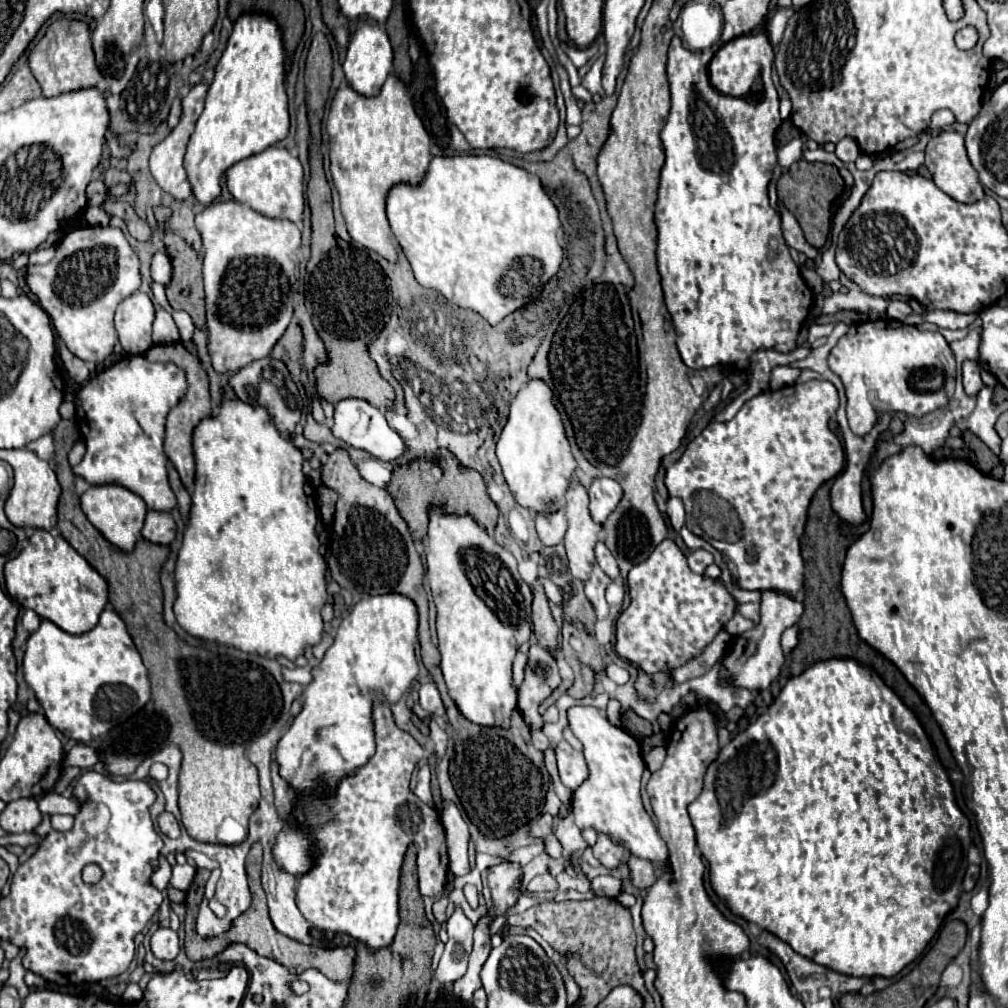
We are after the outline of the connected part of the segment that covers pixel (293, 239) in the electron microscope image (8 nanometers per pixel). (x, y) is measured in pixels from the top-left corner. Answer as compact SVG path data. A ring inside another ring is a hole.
M216 201L212 203L210 207L206 207L202 213L196 215L196 229L200 231L200 239L202 239L202 277L204 277L204 291L206 291L206 327L208 327L208 343L206 343L206 349L208 349L208 355L210 355L210 361L212 361L212 367L218 371L218 373L234 373L238 369L242 369L244 365L250 365L252 361L256 359L262 359L262 357L268 357L274 349L274 345L278 343L278 339L284 335L286 327L290 325L292 321L292 297L288 297L290 293L290 281L294 281L294 263L290 259L290 255L300 247L300 229L296 225L292 225L290 221L276 221L276 219L270 219L270 217L264 217L256 211L252 211L248 205L242 205L238 201Z

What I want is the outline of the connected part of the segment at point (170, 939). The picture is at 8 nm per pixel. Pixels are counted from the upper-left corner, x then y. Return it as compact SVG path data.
M160 927L160 929L152 935L150 945L152 945L152 953L154 953L158 959L162 959L162 961L172 961L172 959L176 959L178 951L180 951L180 941L178 941L176 931L164 929L164 927Z

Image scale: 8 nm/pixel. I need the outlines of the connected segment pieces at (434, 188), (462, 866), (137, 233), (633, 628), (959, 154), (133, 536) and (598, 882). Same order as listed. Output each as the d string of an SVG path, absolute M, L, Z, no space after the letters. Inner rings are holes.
M434 157L420 185L394 185L390 189L386 211L392 233L412 265L416 281L426 289L438 291L460 309L478 313L490 325L500 323L506 315L536 301L564 259L558 243L558 229L562 227L558 207L544 191L540 179L496 157Z
M446 805L442 813L442 825L446 831L446 841L448 841L448 857L450 857L450 871L454 875L466 875L470 871L468 863L468 825L460 817L460 811L456 805Z
M130 209L130 221L126 221L126 225L128 225L132 237L138 239L138 241L148 241L150 235L152 235L152 229L148 227L148 223L144 223L144 221L134 213L134 209Z
M664 539L644 563L636 565L628 573L628 587L632 603L626 611L622 611L616 621L616 653L626 661L636 663L646 673L676 669L684 665L686 661L696 657L706 645L710 645L710 641L720 633L722 625L736 613L736 601L722 587L722 583L692 573L688 569L686 557L672 539Z
M942 131L940 135L932 137L928 147L926 147L926 167L932 173L934 183L950 195L958 203L974 203L984 197L984 187L978 181L978 173L968 161L966 147L964 147L964 137L956 131Z
M92 485L82 497L80 497L80 505L84 515L88 517L88 521L118 549L122 551L132 551L138 535L142 531L142 523L146 517L146 503L142 501L142 497L138 497L136 493L120 487L120 485Z
M596 877L592 879L592 891L598 897L618 897L622 893L622 879L618 877Z

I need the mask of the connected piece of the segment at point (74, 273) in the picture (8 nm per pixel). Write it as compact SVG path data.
M78 227L68 231L56 247L56 257L46 265L28 265L26 283L30 291L38 297L40 307L52 319L52 325L58 337L68 345L68 349L82 361L104 361L118 341L114 329L114 311L120 301L138 291L140 279L140 261L128 239L118 227Z

